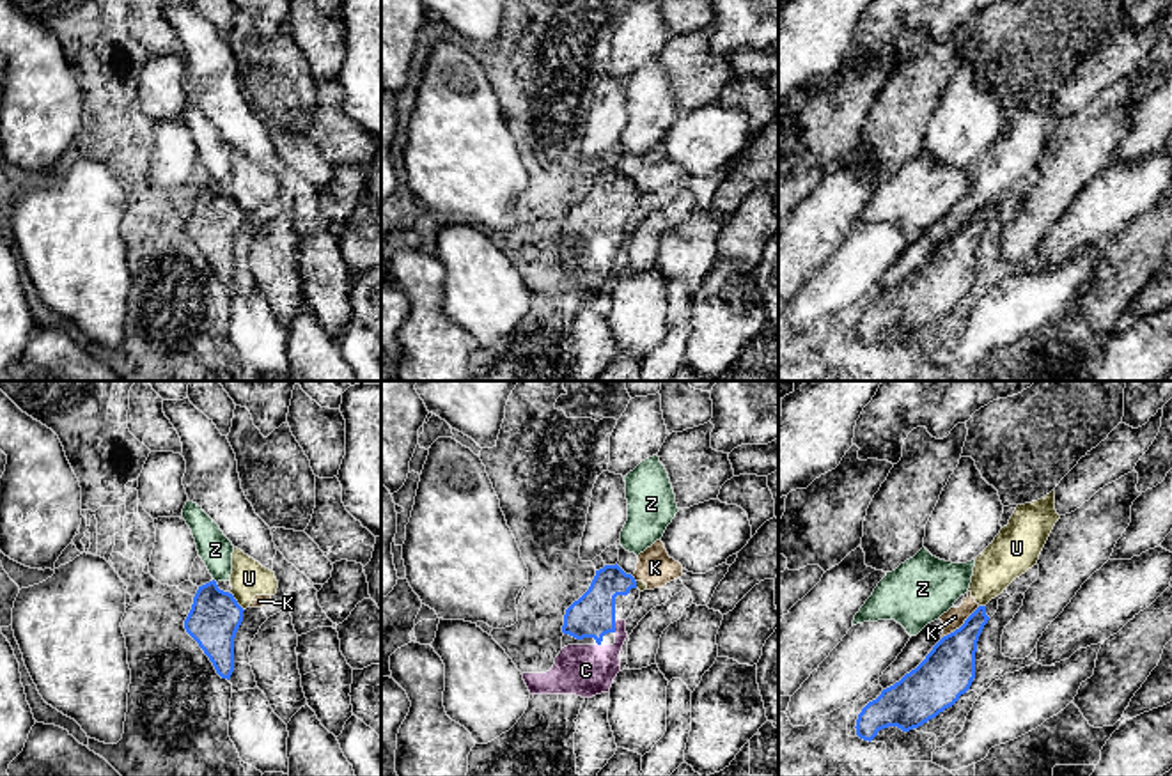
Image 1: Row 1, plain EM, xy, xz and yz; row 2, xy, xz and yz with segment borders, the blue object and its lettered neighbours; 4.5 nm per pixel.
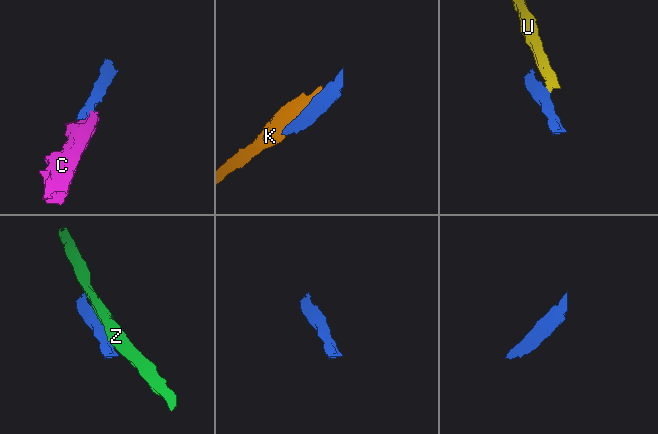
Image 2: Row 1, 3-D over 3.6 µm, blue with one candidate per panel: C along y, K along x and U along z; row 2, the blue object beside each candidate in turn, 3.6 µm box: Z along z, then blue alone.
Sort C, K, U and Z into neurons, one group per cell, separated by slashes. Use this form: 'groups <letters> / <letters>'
groups C / K U / Z

